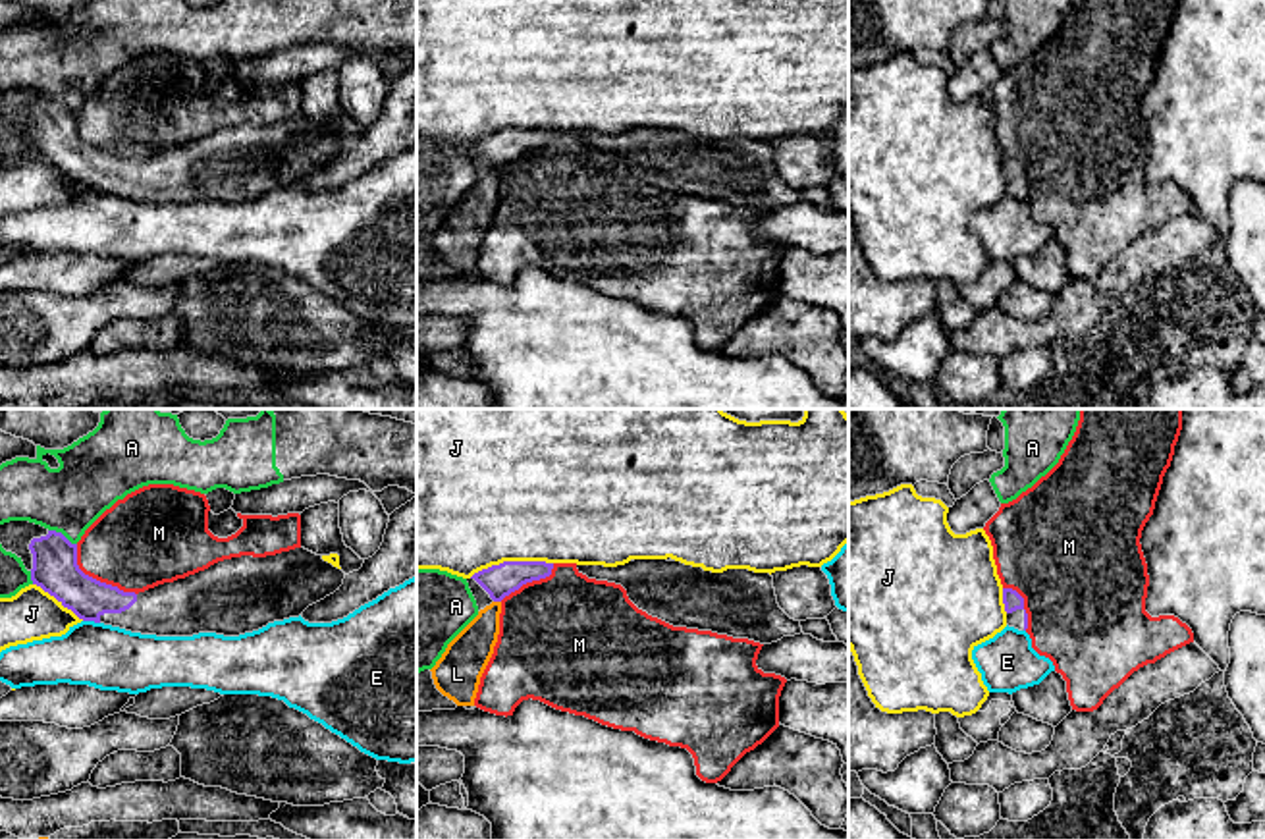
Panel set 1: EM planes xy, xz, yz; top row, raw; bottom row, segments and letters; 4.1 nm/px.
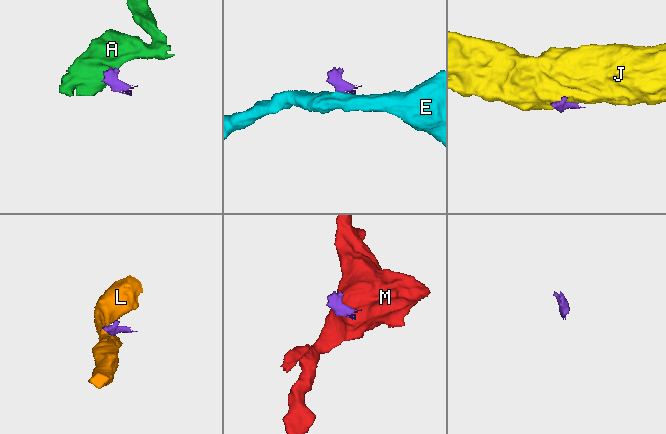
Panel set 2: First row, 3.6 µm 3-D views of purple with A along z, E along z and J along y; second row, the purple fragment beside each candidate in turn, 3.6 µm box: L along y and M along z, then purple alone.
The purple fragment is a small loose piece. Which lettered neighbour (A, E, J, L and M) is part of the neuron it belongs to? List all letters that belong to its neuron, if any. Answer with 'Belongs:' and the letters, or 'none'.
Belongs: none

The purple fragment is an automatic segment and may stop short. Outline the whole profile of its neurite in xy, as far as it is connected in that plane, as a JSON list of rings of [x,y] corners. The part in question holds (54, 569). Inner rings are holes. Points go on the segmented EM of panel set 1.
[[[10,521],[0,525],[0,544],[23,561],[33,584],[54,596],[79,619],[156,636],[253,633],[268,623],[303,615],[309,606],[339,590],[345,579],[345,573],[324,561],[322,555],[295,548],[266,557],[224,559],[185,579],[135,594],[85,575],[77,565],[77,544],[71,544],[62,532],[29,521]]]

